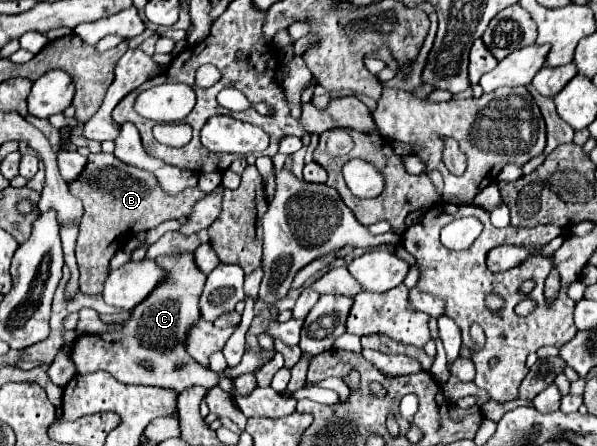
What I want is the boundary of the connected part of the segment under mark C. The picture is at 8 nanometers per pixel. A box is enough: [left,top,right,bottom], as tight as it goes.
[71,252,221,394]

